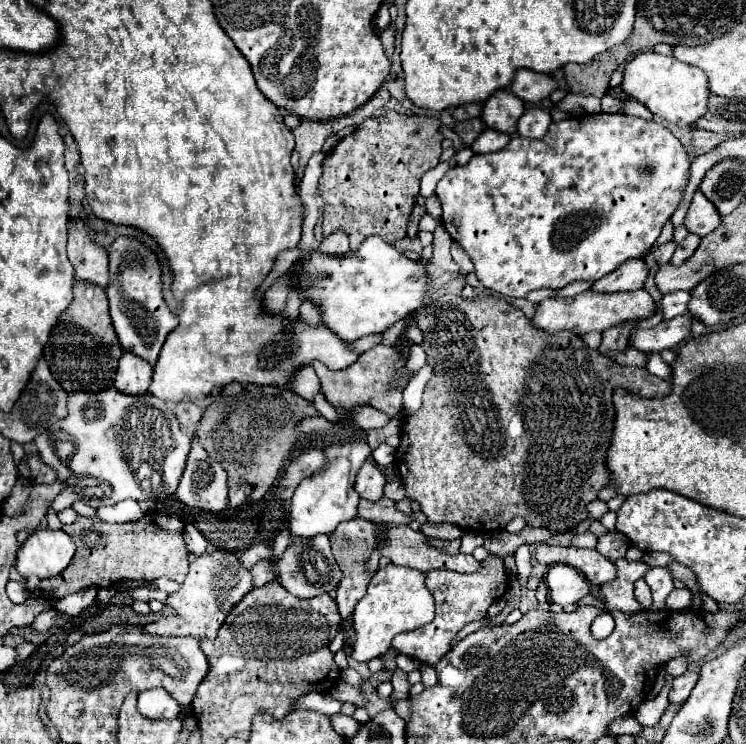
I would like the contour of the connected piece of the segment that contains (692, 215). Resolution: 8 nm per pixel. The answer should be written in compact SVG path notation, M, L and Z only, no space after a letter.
M695 191L689 211L685 215L685 227L689 229L689 233L705 237L711 231L715 231L719 223L721 223L721 215L719 211L715 211L715 205L711 205L711 201L701 191Z

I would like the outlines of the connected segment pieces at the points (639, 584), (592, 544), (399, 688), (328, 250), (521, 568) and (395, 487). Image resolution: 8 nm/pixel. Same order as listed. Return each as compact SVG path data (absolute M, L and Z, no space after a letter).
M645 579L635 581L635 597L643 605L643 609L649 609L651 607L651 601L653 601L651 599L651 589L649 589L649 585L647 585Z
M593 533L575 535L575 537L573 537L573 545L577 545L577 547L589 547L589 549L595 549L595 547L597 547L597 535L593 535Z
M395 669L391 683L393 683L393 697L395 699L407 699L409 697L411 683L407 681L407 673L403 673L401 669Z
M335 231L333 235L325 237L325 241L319 247L319 253L323 255L335 255L335 257L343 257L349 253L349 239L343 231Z
M521 545L515 551L515 565L517 565L517 573L519 577L529 577L531 573L531 553L529 553L529 545Z
M401 480L386 482L384 486L384 495L395 502L400 501L405 497L405 489Z

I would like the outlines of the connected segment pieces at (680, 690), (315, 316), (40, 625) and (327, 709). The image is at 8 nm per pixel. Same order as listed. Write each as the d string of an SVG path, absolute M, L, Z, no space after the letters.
M687 671L687 673L679 675L679 677L675 677L675 679L673 679L673 683L671 683L669 701L671 701L671 703L681 705L681 703L689 697L689 693L691 693L691 689L695 687L697 679L699 679L699 675L697 675L697 673L693 673L693 671Z
M311 299L303 301L303 305L301 305L301 319L305 323L311 323L311 325L321 323L321 319L319 319L319 305L311 303Z
M47 609L47 611L43 611L39 617L35 617L35 621L33 621L33 629L35 631L49 631L51 627L55 627L57 625L57 613L53 611L53 609Z
M309 693L295 705L295 709L313 709L325 715L335 715L341 711L341 705L343 703L333 699L329 693Z

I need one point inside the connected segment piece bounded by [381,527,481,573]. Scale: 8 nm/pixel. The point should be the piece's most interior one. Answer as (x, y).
(406, 547)

